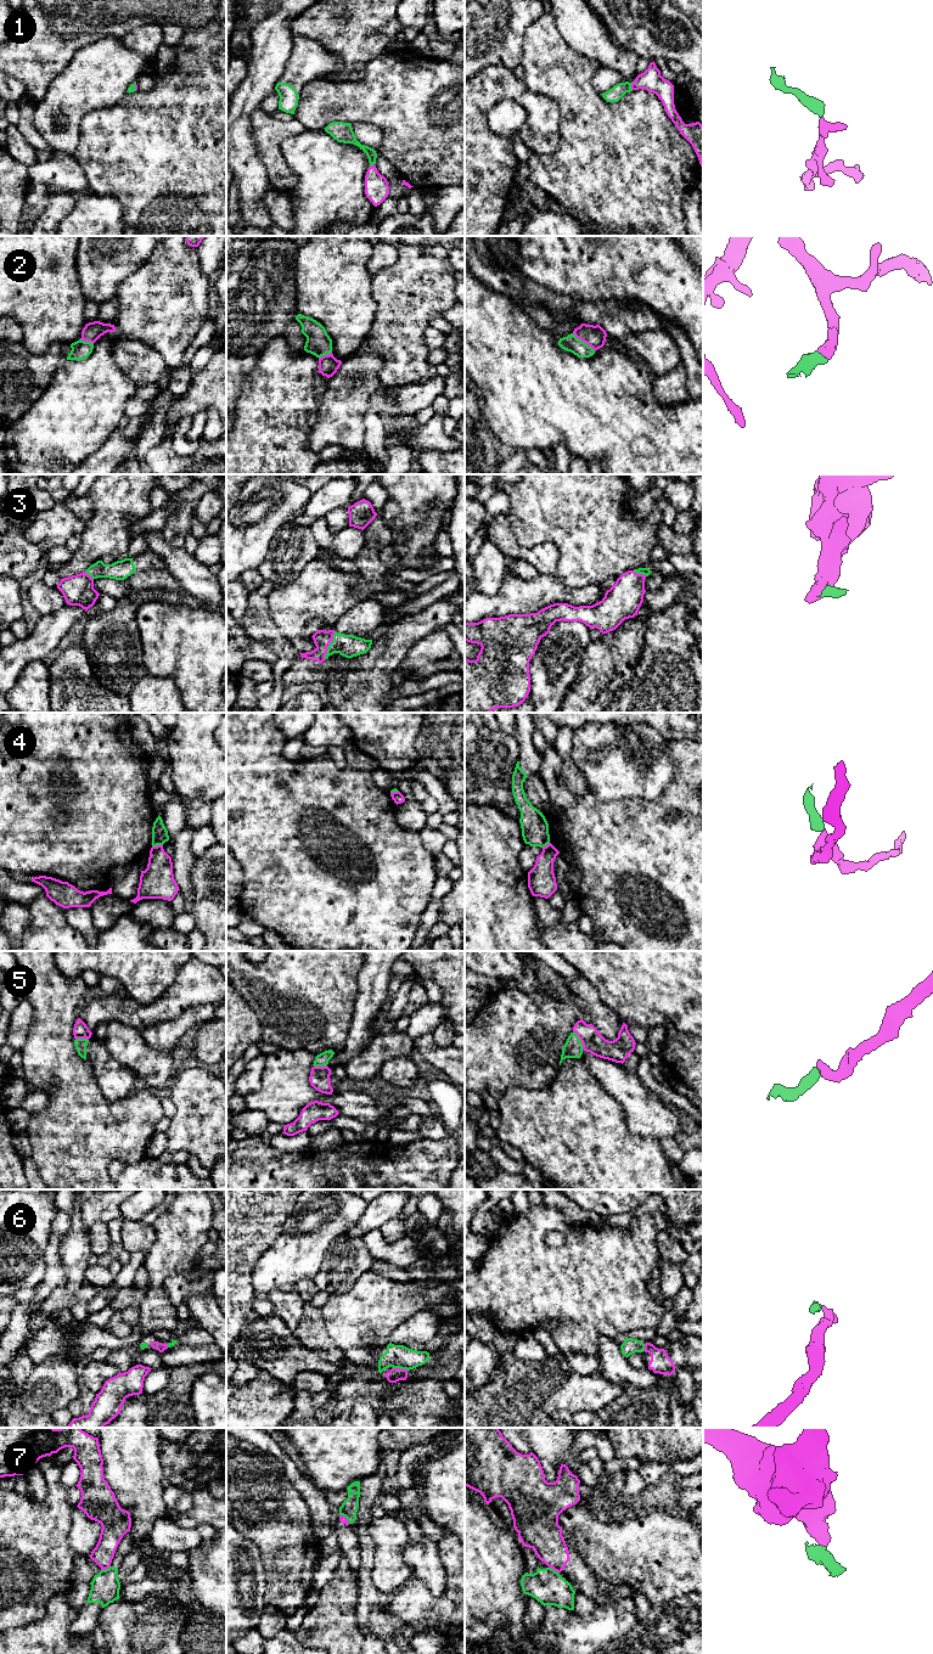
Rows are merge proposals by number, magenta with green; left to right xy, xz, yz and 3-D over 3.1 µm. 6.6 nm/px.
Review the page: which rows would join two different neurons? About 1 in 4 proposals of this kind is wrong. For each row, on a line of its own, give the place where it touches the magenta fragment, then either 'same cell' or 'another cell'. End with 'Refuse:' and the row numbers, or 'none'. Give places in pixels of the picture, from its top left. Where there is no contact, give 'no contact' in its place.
1: meets magenta in yz at (631, 85); same cell
2: meets magenta in yz at (583, 341); same cell
3: meets magenta in xz at (329, 643); same cell
4: meets magenta in xy at (157, 845); another cell
5: meets magenta in yz at (580, 1040); same cell
6: meets magenta in xz at (399, 1368); another cell
7: meets magenta in yz at (554, 1569); another cell
Refuse: 4, 6, 7

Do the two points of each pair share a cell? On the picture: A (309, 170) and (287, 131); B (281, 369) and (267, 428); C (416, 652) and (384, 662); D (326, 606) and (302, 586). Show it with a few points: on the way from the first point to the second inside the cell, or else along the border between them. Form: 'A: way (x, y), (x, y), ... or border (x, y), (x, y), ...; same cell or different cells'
A: border (305, 129), (281, 142), (281, 153), (287, 164); different cells
B: way (280, 383), (277, 405), (274, 414); same cell
C: border (426, 634), (409, 650), (400, 664); different cells
D: way (320, 600), (314, 594), (308, 592); same cell

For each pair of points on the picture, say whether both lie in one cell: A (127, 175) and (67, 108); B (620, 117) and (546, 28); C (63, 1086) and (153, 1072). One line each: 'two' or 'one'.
A: two
B: one
C: two

